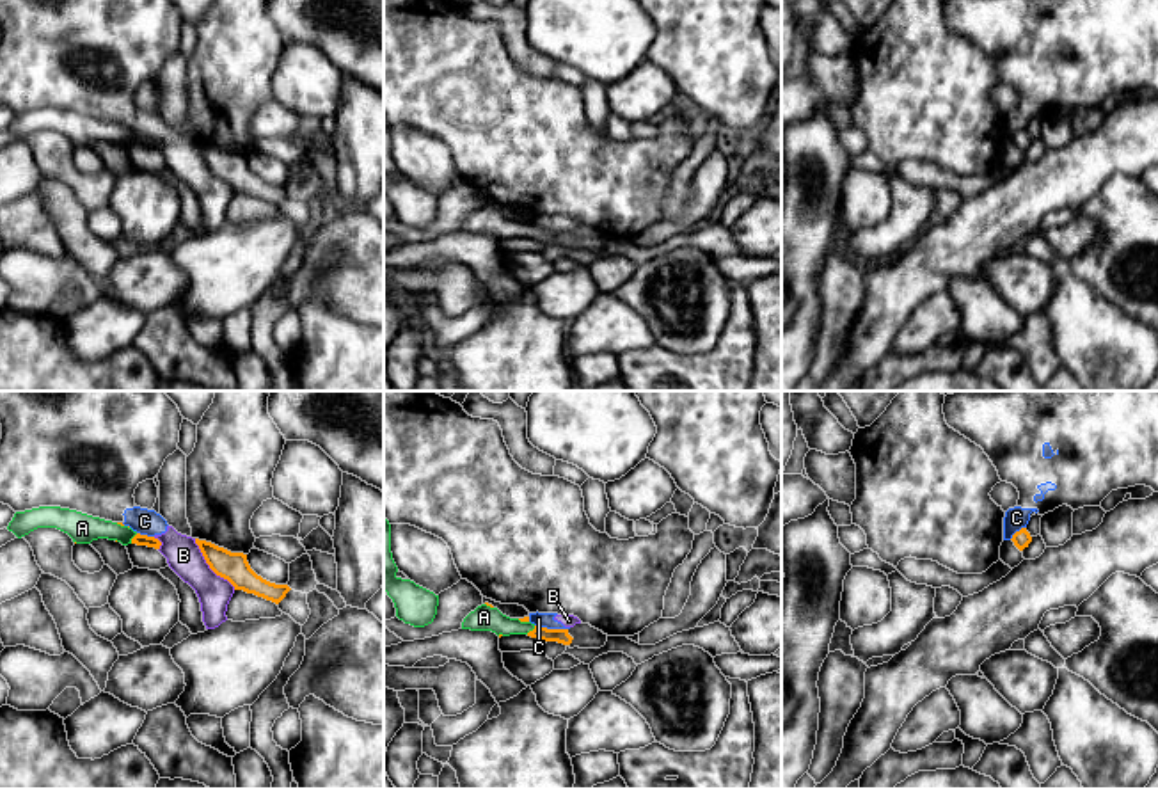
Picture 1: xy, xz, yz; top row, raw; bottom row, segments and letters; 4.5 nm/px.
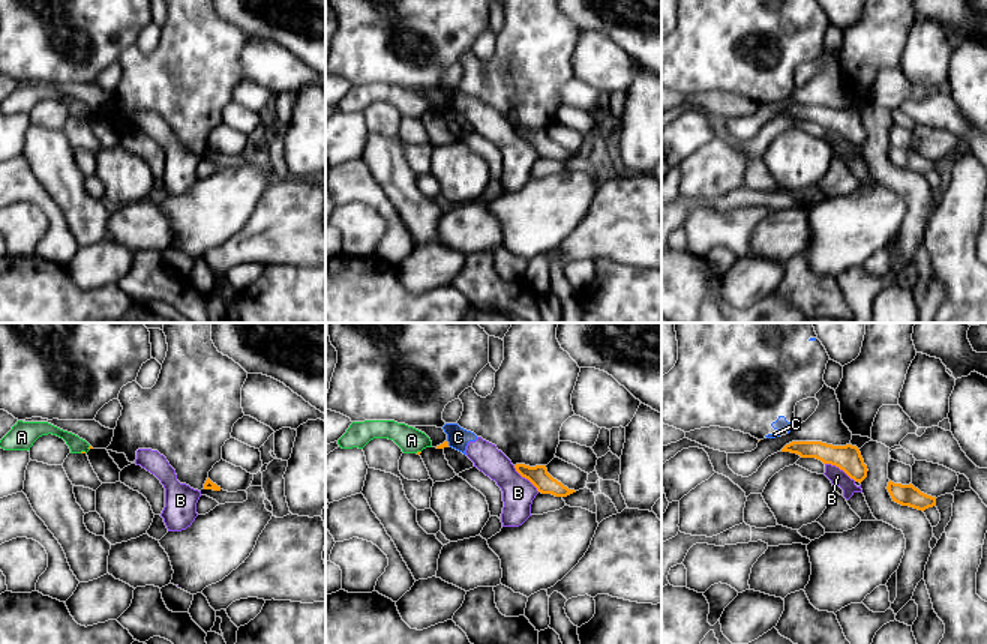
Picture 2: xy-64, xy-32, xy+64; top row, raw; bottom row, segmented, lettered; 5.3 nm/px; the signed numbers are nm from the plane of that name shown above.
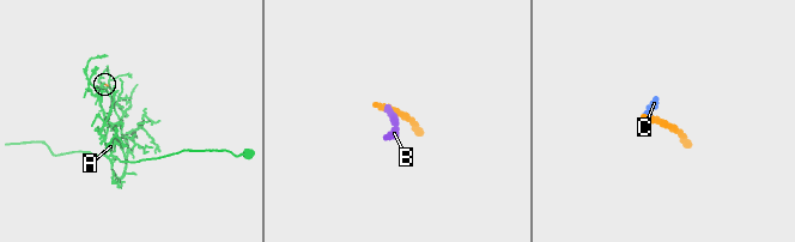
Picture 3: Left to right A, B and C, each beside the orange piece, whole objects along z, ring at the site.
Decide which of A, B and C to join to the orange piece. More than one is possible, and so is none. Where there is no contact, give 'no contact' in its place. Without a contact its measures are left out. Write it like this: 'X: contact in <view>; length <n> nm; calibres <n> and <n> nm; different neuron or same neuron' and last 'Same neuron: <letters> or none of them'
A: contact in xy; length 60 nm; calibres 50 and 140 nm; same neuron
B: contact in xy; length 300 nm; calibres 130 and 160 nm; different neuron
C: contact in xz; length 150 nm; calibres 60 and 70 nm; different neuron
Same neuron: A

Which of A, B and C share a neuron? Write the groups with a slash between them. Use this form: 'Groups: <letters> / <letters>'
Groups: A / B C

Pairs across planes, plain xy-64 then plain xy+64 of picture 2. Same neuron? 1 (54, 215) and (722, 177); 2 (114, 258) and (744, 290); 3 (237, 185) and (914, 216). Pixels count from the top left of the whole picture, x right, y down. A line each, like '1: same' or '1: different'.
1: same
2: same
3: different

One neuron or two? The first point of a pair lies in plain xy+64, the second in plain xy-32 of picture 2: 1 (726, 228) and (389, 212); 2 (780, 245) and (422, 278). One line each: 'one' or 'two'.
1: two
2: two

